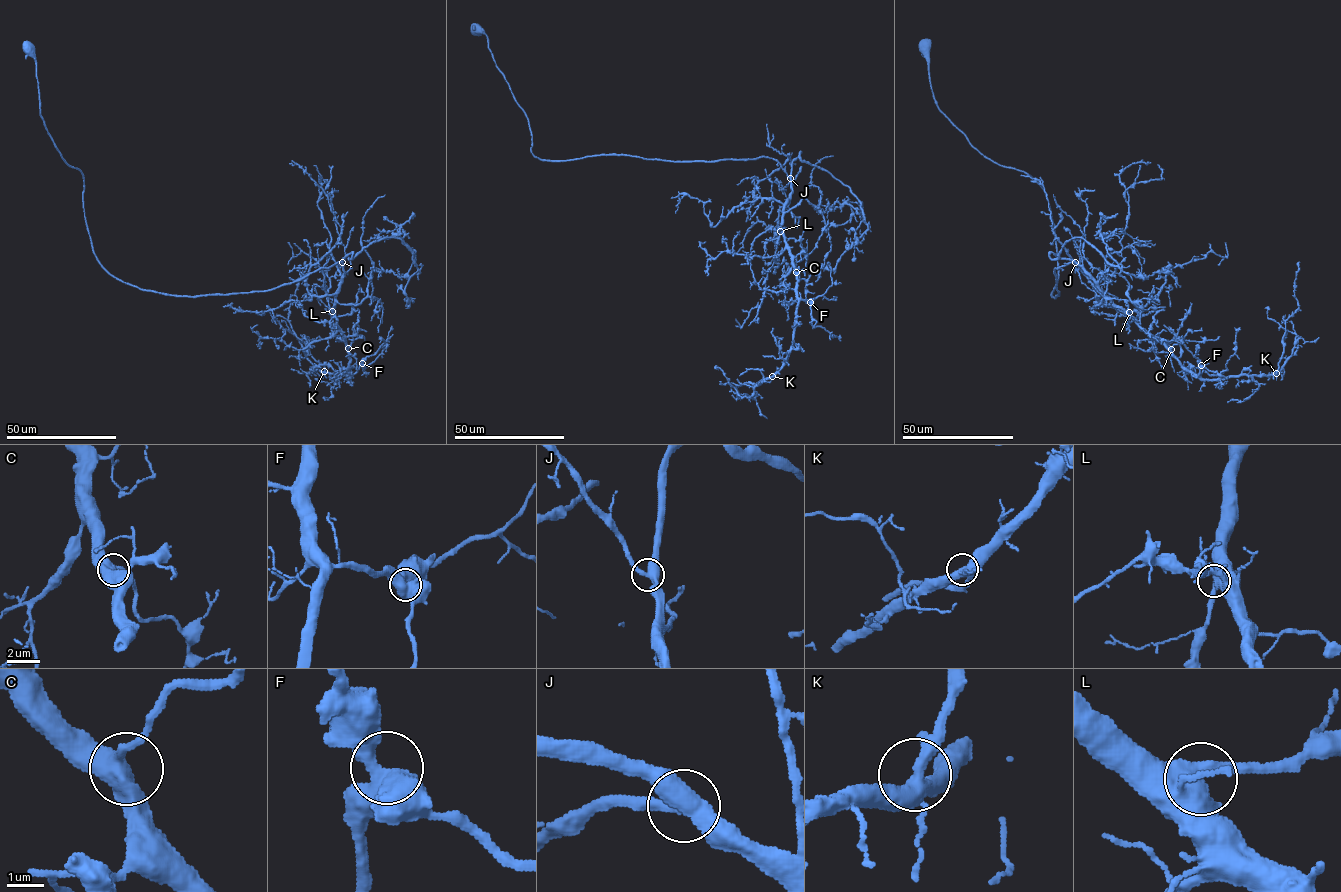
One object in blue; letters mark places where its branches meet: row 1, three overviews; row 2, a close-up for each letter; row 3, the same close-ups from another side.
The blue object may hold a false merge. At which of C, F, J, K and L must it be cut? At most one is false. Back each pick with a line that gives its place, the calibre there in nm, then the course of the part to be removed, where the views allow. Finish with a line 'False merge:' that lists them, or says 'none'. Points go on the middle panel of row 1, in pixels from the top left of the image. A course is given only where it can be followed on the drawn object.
False merge: none

